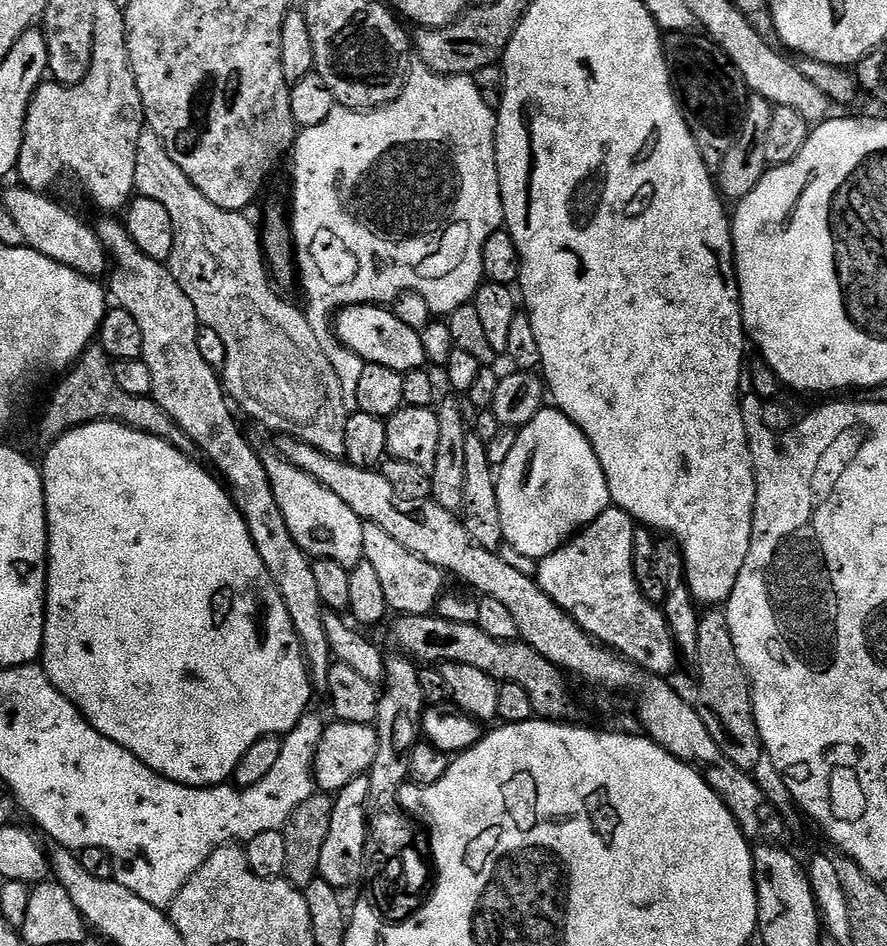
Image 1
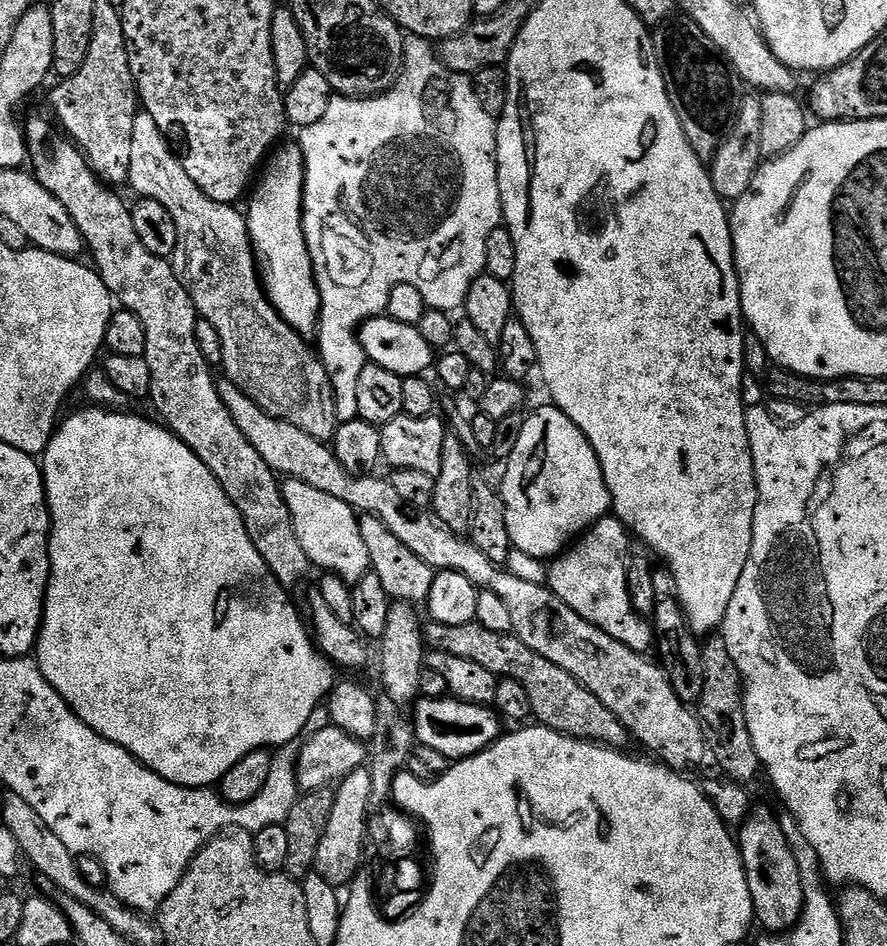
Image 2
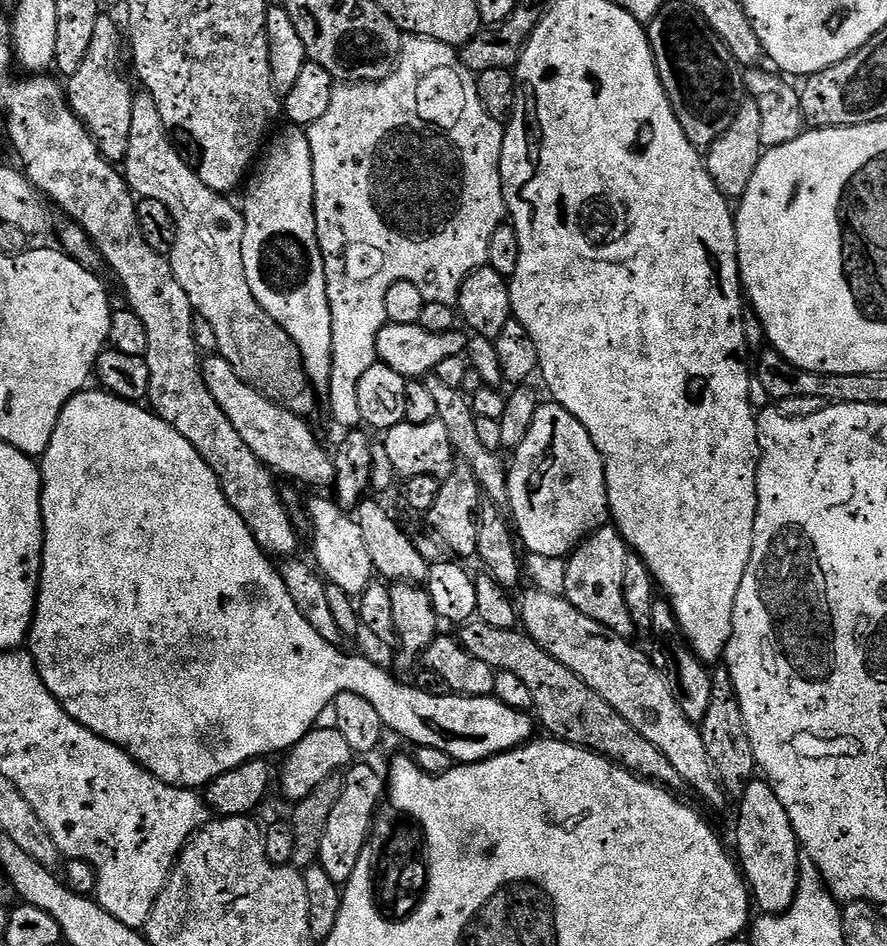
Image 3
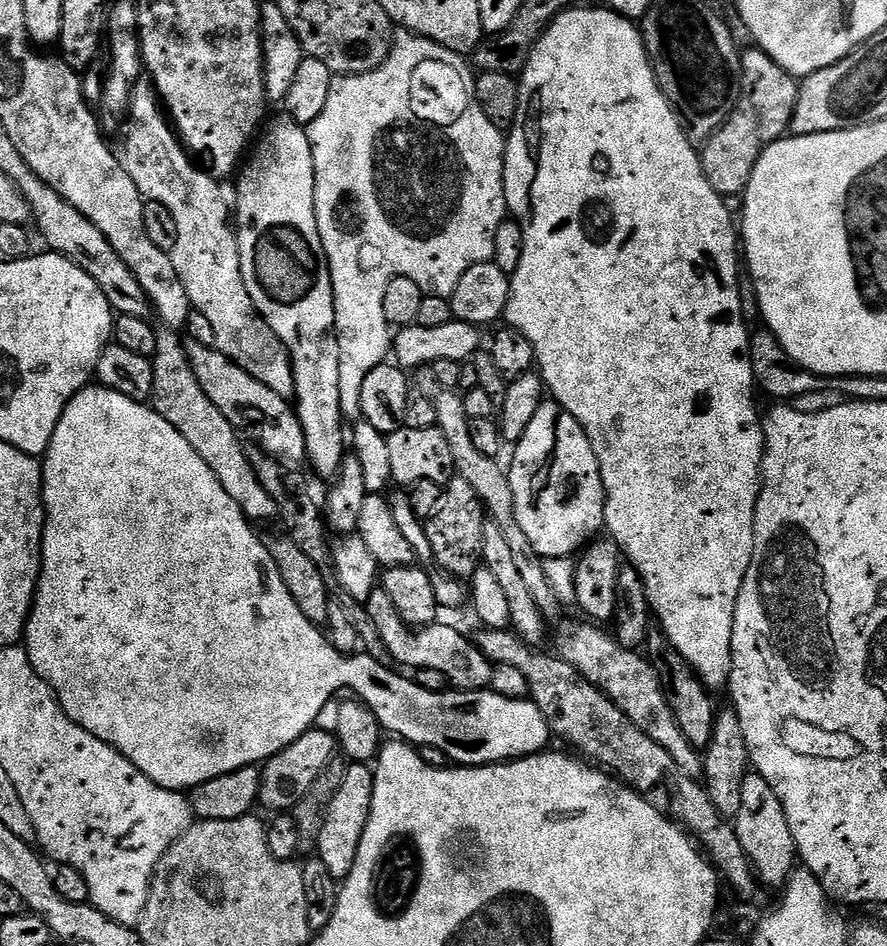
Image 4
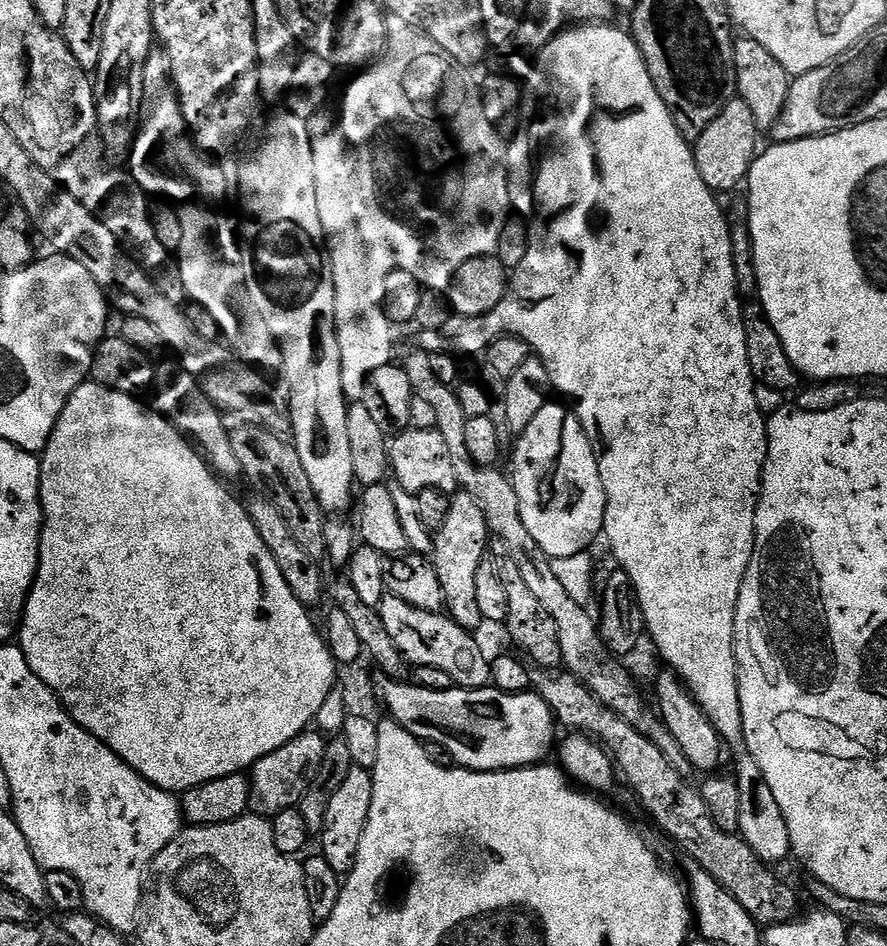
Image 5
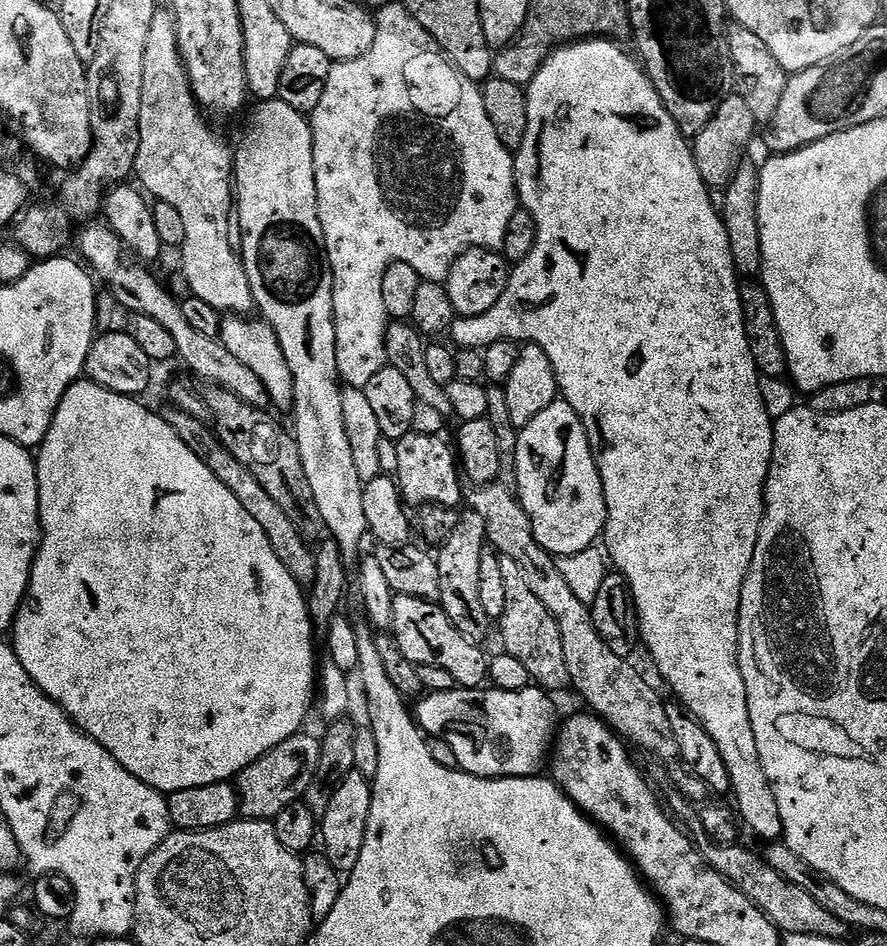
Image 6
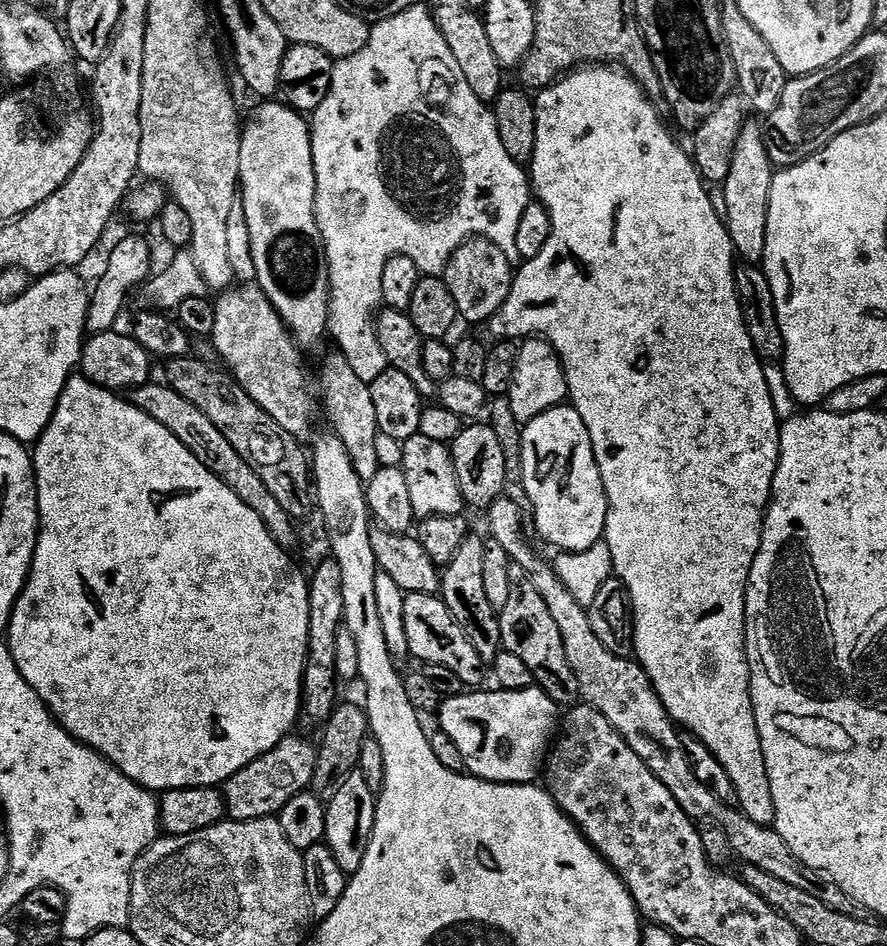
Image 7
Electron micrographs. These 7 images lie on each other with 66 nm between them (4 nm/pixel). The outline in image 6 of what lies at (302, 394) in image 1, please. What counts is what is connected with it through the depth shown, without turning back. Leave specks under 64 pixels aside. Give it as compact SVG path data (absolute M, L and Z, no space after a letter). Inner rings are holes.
M157 11L154 22L150 26L150 35L146 41L146 62L142 69L142 118L140 119L140 145L138 146L138 158L136 159L135 179L138 181L139 187L143 189L149 197L155 198L161 204L169 204L174 206L174 210L178 210L178 214L182 214L182 223L186 226L186 242L182 251L179 253L180 260L184 263L184 280L188 283L187 291L193 296L202 298L202 302L210 302L210 306L214 306L222 314L248 314L253 311L252 291L250 290L250 278L246 278L246 270L244 269L244 261L241 253L233 246L230 246L229 225L230 214L234 211L234 152L224 140L219 140L212 133L210 125L204 121L205 113L196 102L196 95L192 92L192 84L188 80L188 71L184 68L184 60L180 56L178 50L178 34L176 33L176 22L172 18L171 11Z

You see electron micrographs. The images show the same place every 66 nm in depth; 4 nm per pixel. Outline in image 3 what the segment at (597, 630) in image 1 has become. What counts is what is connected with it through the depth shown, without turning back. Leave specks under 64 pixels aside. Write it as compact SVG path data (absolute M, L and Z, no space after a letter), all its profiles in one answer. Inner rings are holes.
M605 526L592 533L588 539L577 544L567 557L563 597L582 610L586 618L594 618L594 622L606 626L611 632L617 632L619 636L631 637L634 629L622 590L622 574L628 555L630 549L615 526Z

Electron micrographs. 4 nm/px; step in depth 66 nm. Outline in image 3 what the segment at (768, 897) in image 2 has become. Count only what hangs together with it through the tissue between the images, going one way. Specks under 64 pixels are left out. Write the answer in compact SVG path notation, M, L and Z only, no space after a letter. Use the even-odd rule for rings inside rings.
M763 778L747 781L739 800L734 852L750 889L751 899L764 914L790 910L798 888L799 854L802 851L790 826L790 814L786 814L786 806L778 802L778 794L774 794L768 781Z

